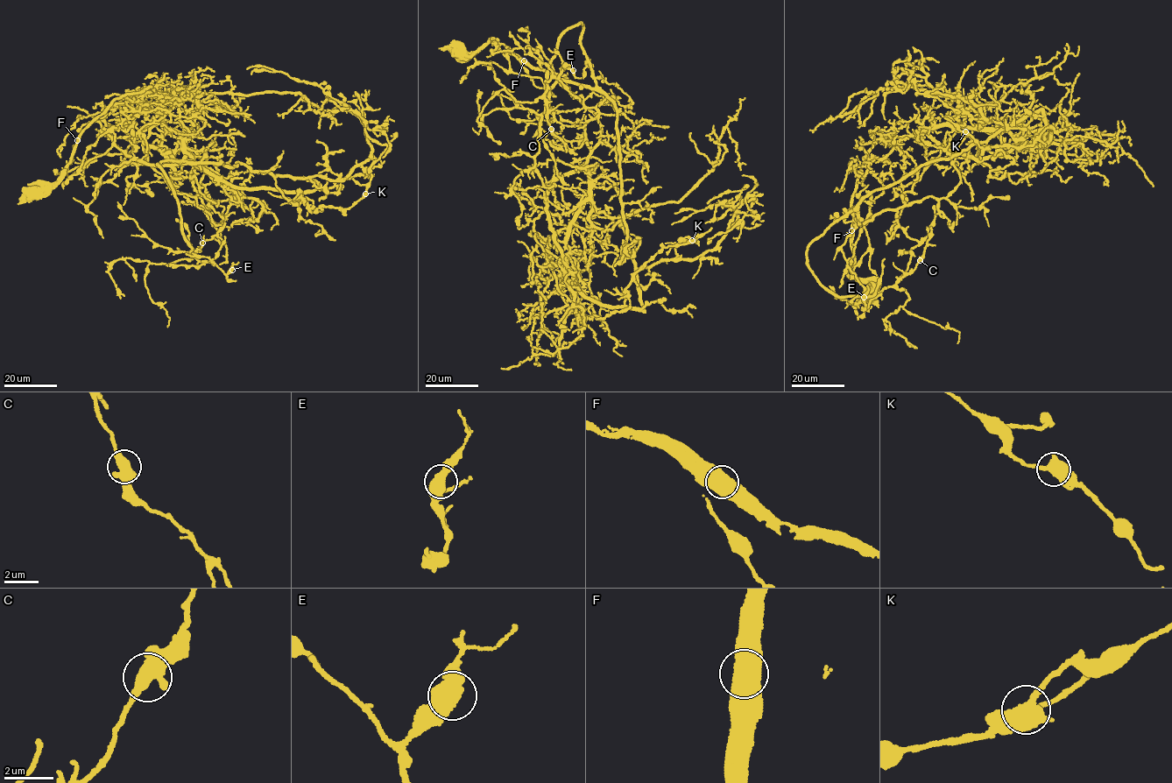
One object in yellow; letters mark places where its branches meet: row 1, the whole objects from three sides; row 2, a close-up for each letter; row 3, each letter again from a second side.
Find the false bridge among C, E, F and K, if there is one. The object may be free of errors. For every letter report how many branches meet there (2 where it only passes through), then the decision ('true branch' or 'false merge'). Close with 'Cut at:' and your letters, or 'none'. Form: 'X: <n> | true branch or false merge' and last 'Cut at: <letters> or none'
C: 2 | true branch
E: 2 | true branch
F: 2 | true branch
K: 2 | true branch
Cut at: none

